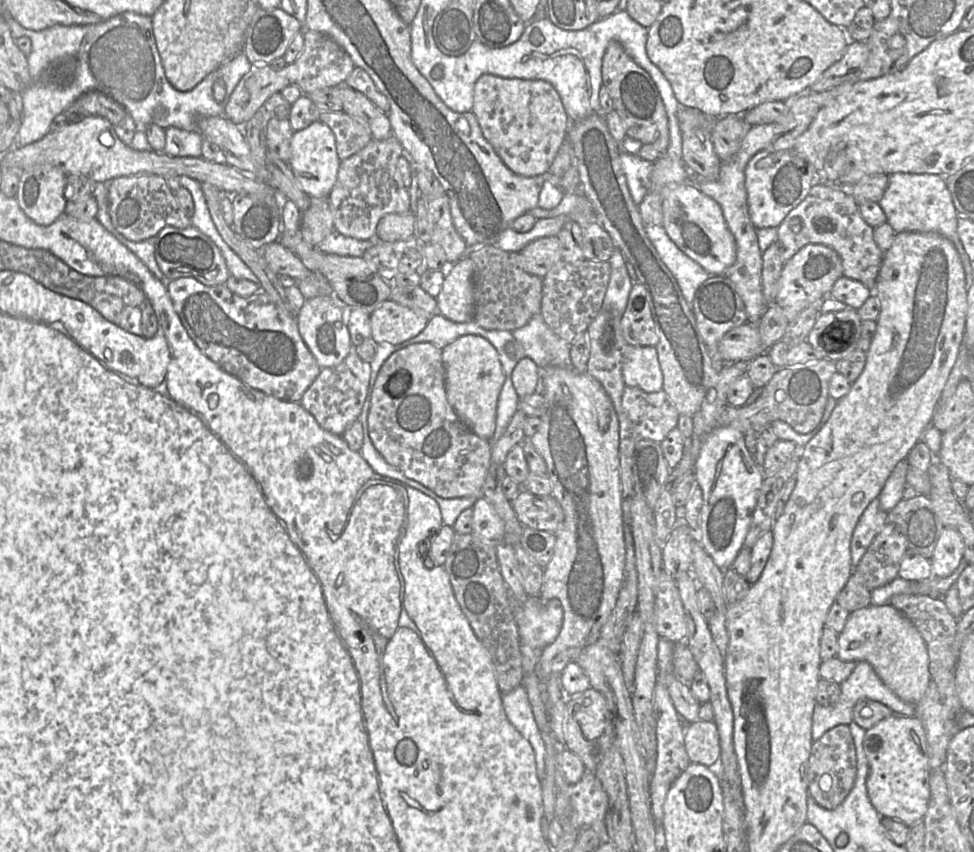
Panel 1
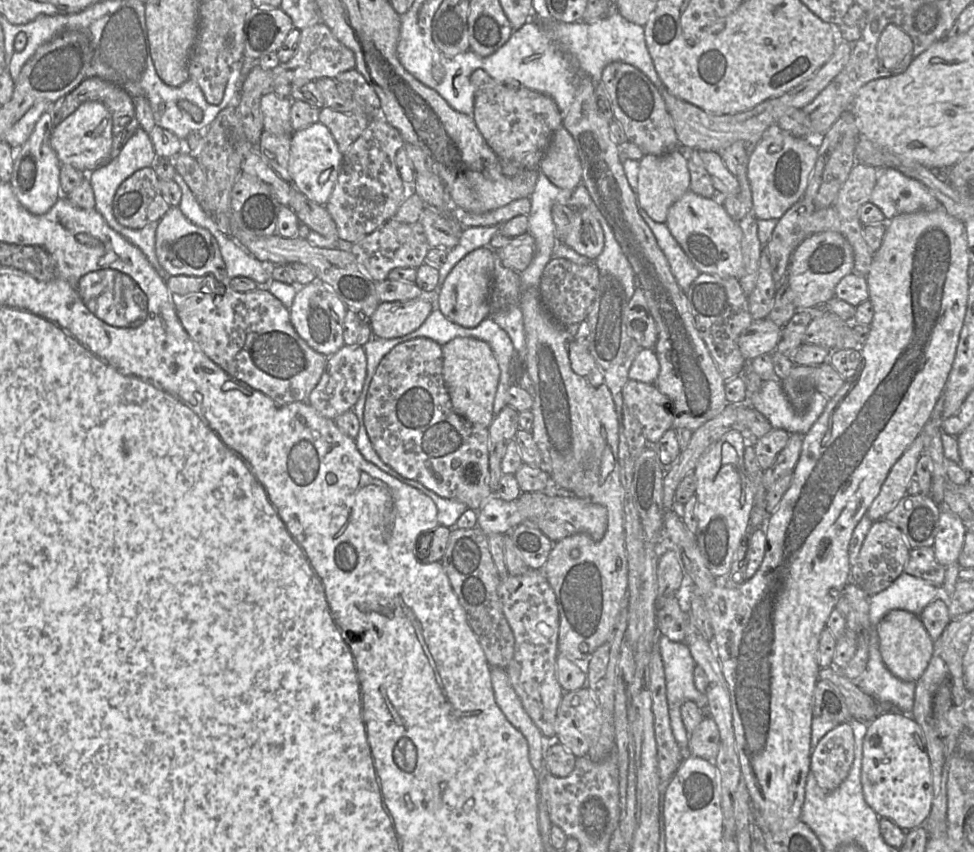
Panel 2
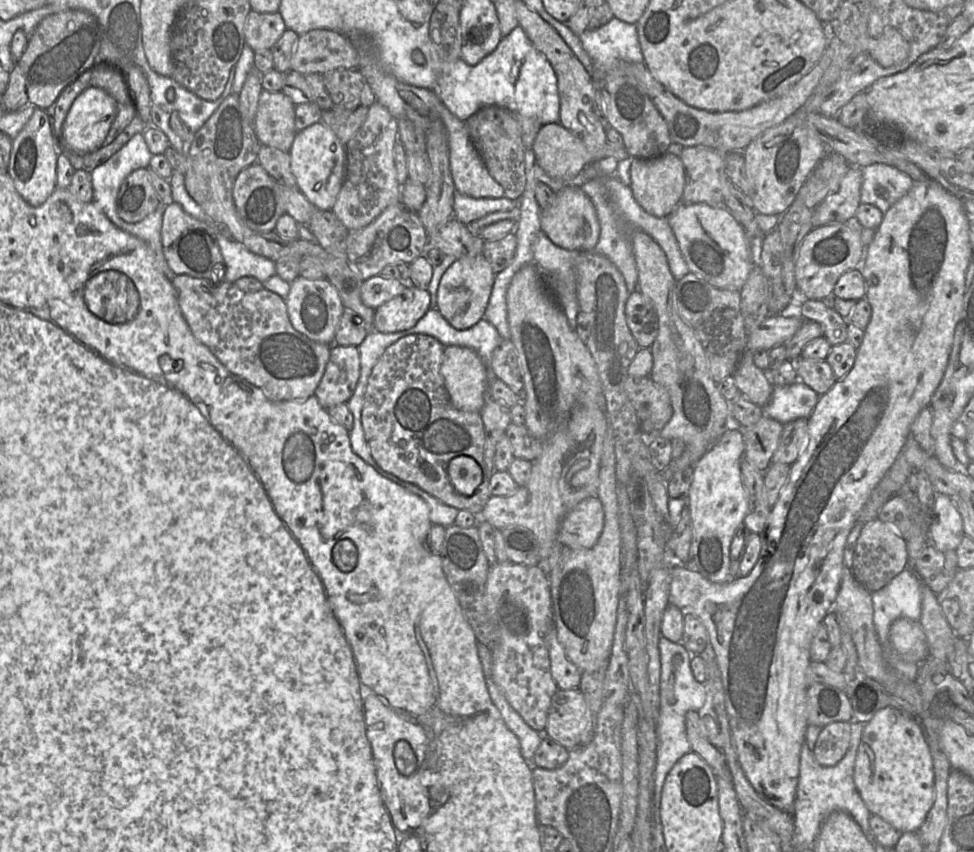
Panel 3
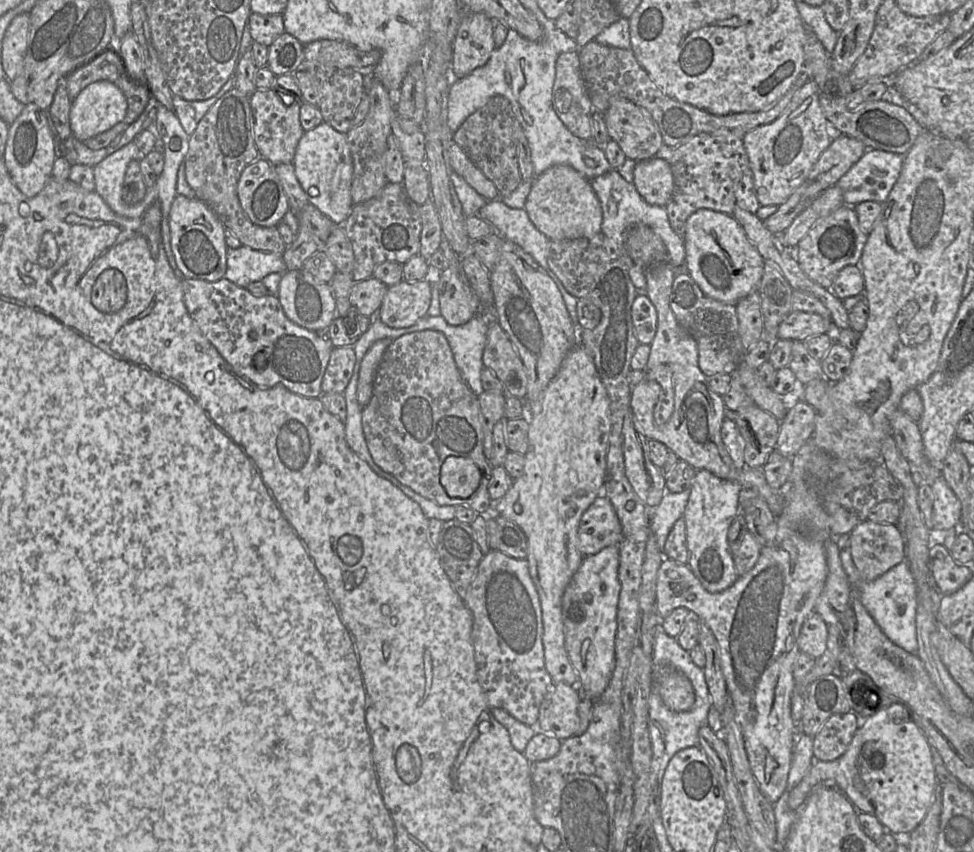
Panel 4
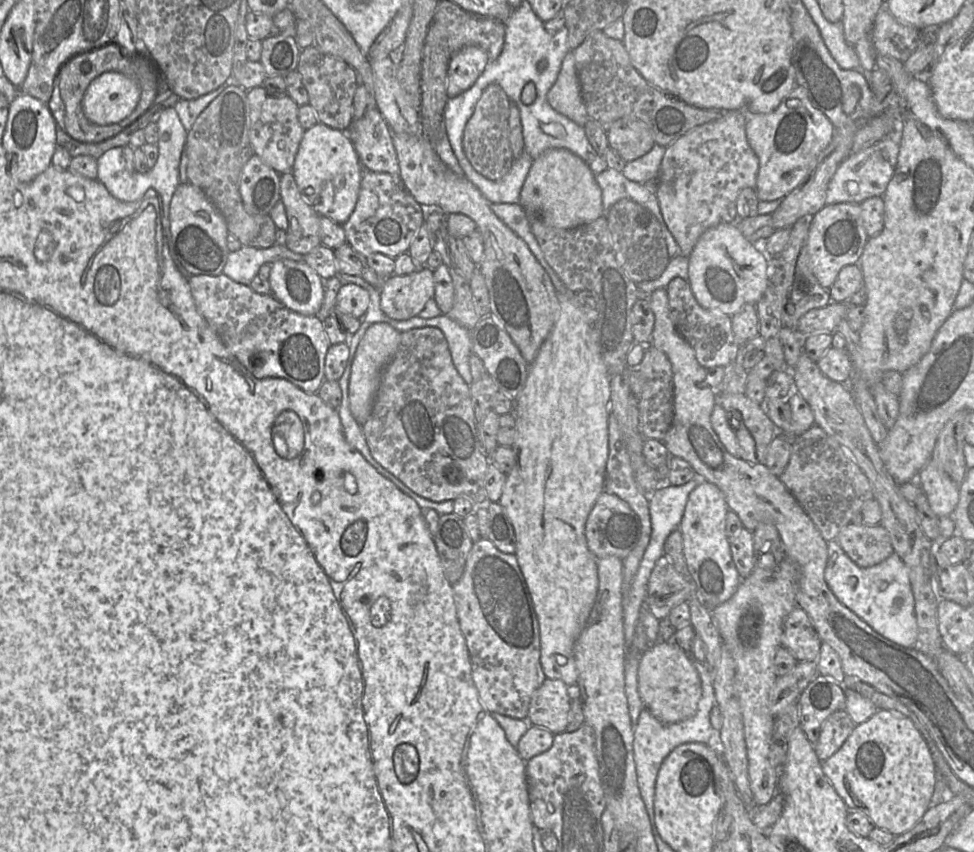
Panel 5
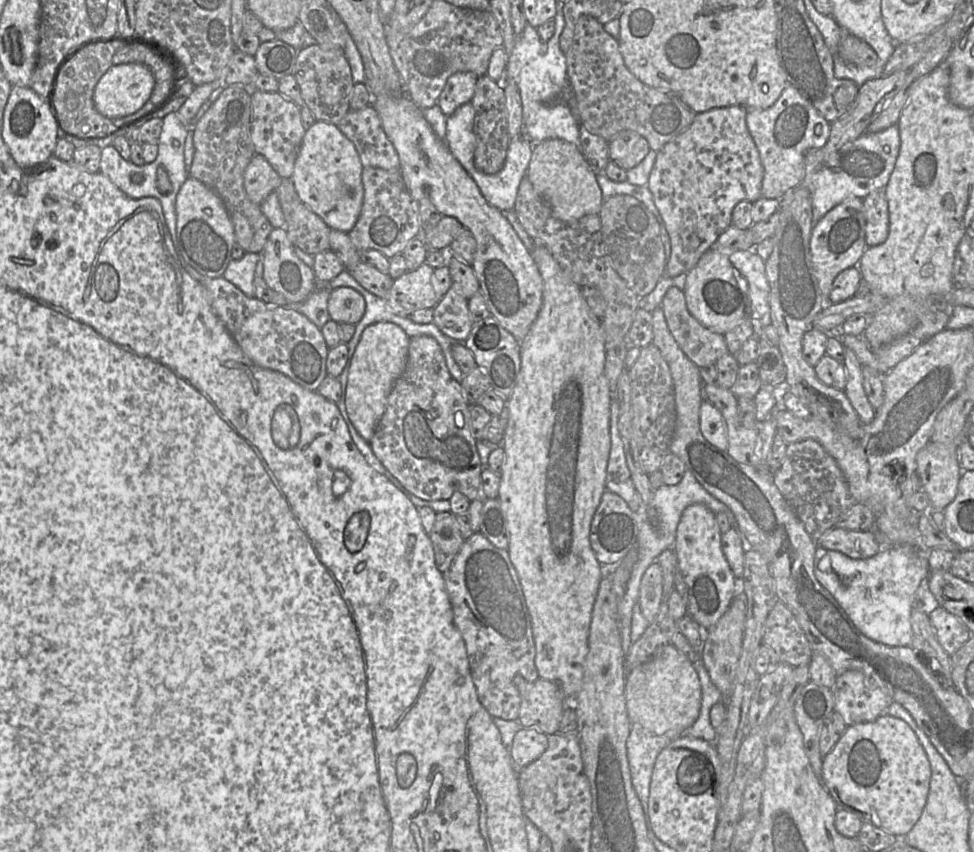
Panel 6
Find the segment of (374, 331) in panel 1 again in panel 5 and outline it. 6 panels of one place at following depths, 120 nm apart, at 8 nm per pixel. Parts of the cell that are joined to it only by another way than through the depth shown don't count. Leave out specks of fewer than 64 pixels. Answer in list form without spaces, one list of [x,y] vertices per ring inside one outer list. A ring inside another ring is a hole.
[[[427,266],[407,275],[392,275],[381,287],[381,309],[391,319],[416,317],[435,296],[434,270]]]

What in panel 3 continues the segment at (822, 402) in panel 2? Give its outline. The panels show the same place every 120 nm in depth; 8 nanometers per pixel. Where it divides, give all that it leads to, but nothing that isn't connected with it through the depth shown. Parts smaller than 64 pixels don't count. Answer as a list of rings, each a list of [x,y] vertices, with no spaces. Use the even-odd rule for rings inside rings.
[[[800,380],[787,386],[774,386],[772,397],[763,408],[764,414],[782,424],[798,418],[809,418],[819,397]]]

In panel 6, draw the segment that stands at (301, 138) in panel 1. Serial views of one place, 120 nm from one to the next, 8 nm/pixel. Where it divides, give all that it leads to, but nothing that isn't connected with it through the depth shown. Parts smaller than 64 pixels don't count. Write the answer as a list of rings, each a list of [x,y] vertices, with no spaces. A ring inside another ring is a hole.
[[[321,120],[306,130],[291,179],[301,201],[331,228],[349,233],[361,213],[364,187],[359,154],[337,125]]]

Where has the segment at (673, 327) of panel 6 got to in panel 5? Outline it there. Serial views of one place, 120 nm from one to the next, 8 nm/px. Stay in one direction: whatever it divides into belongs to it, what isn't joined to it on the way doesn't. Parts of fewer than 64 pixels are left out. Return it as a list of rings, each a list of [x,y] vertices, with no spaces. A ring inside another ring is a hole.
[[[680,277],[673,278],[666,287],[670,318],[678,333],[692,346],[697,361],[704,368],[725,367],[736,360],[739,350],[733,331],[731,316],[703,308],[696,300],[690,283]]]

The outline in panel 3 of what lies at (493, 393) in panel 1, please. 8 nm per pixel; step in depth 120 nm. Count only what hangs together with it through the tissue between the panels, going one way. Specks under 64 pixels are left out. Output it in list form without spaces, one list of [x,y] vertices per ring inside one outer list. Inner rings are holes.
[[[456,345],[446,346],[441,374],[456,409],[481,412],[485,405],[487,372],[474,350]]]

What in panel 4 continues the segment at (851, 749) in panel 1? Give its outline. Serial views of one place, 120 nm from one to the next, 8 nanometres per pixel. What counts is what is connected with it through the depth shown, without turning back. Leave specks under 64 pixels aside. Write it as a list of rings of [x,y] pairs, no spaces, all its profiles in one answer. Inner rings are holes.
[[[854,712],[832,715],[814,736],[815,760],[833,761],[842,756],[859,729],[860,720]]]

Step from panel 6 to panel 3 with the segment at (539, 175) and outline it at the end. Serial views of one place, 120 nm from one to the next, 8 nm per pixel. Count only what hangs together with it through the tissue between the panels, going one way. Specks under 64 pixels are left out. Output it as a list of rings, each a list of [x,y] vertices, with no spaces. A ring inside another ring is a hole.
[[[574,186],[555,193],[553,203],[541,211],[541,231],[557,246],[572,251],[592,251],[600,237],[600,224],[590,198]]]

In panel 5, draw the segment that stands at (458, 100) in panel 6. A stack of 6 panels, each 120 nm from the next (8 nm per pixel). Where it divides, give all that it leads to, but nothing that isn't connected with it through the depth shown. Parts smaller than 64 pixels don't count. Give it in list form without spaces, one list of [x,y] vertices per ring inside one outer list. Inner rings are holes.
[[[468,45],[455,52],[451,57],[447,75],[449,99],[473,86],[489,62],[488,51],[476,45]]]

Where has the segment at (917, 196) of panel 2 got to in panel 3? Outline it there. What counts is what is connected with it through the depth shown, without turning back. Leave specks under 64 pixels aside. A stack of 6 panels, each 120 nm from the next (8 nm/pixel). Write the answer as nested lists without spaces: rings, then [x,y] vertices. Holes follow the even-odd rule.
[[[875,163],[862,169],[860,203],[872,204],[882,213],[901,199],[914,181],[897,168]]]

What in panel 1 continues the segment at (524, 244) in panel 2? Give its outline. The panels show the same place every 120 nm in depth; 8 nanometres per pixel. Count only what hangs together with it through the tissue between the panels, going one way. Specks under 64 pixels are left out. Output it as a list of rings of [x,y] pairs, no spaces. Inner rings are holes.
[[[557,236],[538,238],[520,251],[520,265],[529,274],[543,278],[562,260],[562,244]]]

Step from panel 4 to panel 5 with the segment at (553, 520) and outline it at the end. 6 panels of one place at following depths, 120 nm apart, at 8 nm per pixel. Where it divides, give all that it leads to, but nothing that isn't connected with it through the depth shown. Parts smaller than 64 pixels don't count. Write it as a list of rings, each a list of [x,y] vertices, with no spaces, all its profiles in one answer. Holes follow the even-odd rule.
[[[558,293],[560,312],[549,335],[541,345],[535,360],[529,365],[529,373],[525,386],[514,402],[516,418],[515,441],[511,447],[515,451],[516,461],[513,469],[508,473],[499,504],[506,511],[515,531],[518,565],[526,581],[534,611],[537,616],[540,633],[540,664],[548,679],[559,679],[567,686],[577,684],[578,672],[573,653],[574,643],[579,637],[589,614],[593,608],[598,592],[597,558],[588,549],[585,537],[587,518],[593,509],[598,497],[604,491],[606,464],[609,454],[609,417],[610,417],[610,376],[605,363],[595,343],[595,332],[575,304],[575,293]]]

